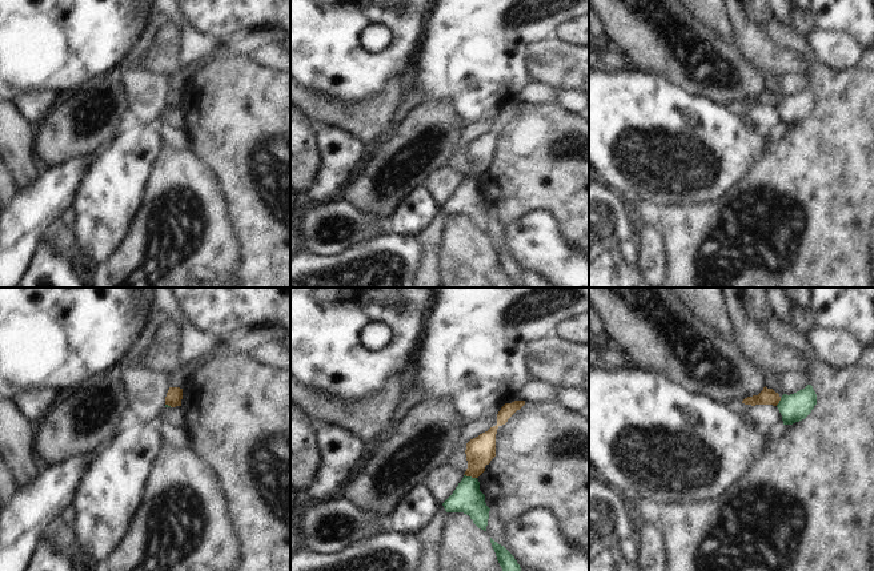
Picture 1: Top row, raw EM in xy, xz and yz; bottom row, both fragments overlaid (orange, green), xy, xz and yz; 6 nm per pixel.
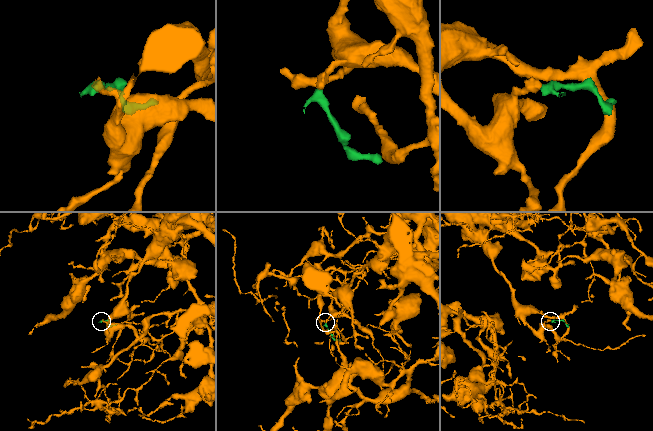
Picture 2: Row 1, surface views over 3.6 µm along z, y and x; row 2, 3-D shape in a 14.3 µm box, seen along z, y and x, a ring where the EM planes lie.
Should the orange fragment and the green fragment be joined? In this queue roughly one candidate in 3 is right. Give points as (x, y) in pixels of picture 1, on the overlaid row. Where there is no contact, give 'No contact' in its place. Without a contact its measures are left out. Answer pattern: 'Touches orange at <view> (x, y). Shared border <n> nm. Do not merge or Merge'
Touches orange at xz (470, 475). Shared border 80 nm. Do not merge

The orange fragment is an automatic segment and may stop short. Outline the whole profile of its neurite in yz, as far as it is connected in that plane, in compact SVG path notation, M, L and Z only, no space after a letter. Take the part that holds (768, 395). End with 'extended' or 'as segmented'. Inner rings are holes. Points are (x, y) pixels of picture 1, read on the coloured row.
M766 386L758 395L747 397L742 401L745 405L773 405L777 406L781 401L781 397L778 393L775 393L773 389L767 389Z; as segmented

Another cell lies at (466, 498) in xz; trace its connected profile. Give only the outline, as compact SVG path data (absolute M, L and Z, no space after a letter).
M464 475L442 506L446 512L464 512L469 515L478 528L486 531L490 508L485 503L485 495L480 491L477 478Z

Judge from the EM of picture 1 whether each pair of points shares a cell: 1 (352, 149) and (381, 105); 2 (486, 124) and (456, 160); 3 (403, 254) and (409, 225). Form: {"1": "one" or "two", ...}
{"1": "two", "2": "one", "3": "two"}

